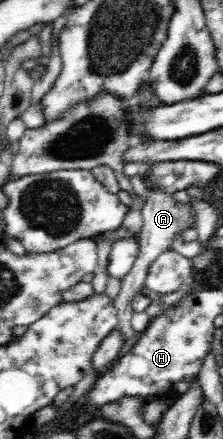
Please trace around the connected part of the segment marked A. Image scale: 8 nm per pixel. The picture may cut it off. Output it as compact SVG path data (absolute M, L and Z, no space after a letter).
M147 163L148 169L143 174L140 174L142 178L144 178L144 183L146 184L146 197L143 202L143 204L140 204L141 214L143 216L143 225L141 228L141 231L138 233L139 235L139 243L140 243L140 250L136 259L136 262L134 263L134 266L130 269L130 272L126 273L126 276L121 279L121 282L119 286L121 287L121 290L114 300L114 308L116 311L116 328L118 331L120 331L120 335L122 335L122 348L126 350L126 348L137 338L138 333L132 329L132 326L130 325L130 319L132 318L133 310L132 310L132 298L134 298L134 294L138 294L138 290L144 287L144 278L146 278L146 274L148 274L148 268L160 254L166 251L172 250L172 243L174 242L175 238L178 238L180 234L189 228L196 228L196 222L197 222L197 215L192 206L190 204L186 203L180 203L176 201L172 197L172 193L170 192L164 192L161 188L153 188L153 186L149 186L147 182L145 182L145 176L156 166L158 163Z

